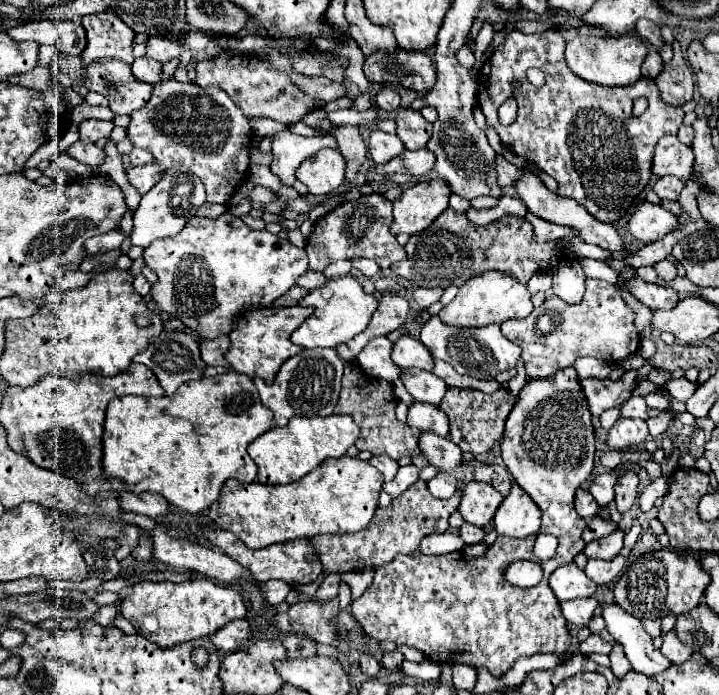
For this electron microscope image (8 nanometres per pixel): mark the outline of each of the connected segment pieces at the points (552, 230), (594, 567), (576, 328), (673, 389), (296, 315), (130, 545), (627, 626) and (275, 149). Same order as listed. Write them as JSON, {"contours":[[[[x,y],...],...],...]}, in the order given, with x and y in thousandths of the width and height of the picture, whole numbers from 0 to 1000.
{"contours":[[[[732,308],[732,317],[740,322],[743,328],[743,342],[745,348],[759,348],[759,345],[776,345],[782,340],[801,340],[798,331],[790,331],[784,325],[768,322],[768,319],[754,319],[754,314],[743,311],[743,308]]],[[[857,800],[854,806],[818,806],[812,823],[818,832],[823,832],[829,840],[846,840],[851,837],[860,823],[868,817],[871,803],[868,800]]],[[[815,403],[815,423],[807,437],[787,437],[776,426],[759,429],[757,437],[729,460],[707,460],[698,481],[726,501],[732,535],[740,544],[759,544],[790,529],[809,512],[826,512],[848,524],[865,521],[890,498],[890,481],[882,469],[882,446],[868,435],[862,417],[840,403]]],[[[949,542],[932,547],[919,560],[926,561],[936,573],[954,580],[969,557],[971,551],[965,553]]],[[[406,440],[406,443],[370,443],[356,449],[339,449],[331,458],[328,472],[320,478],[320,501],[314,509],[317,524],[328,535],[339,535],[348,544],[364,544],[370,553],[378,553],[389,527],[420,506],[420,498],[403,492],[403,481],[434,452],[434,443]]],[[[178,754],[178,757],[172,757],[172,760],[175,760],[175,768],[170,768],[170,771],[164,774],[164,783],[167,783],[167,788],[161,791],[161,803],[164,803],[164,806],[175,803],[175,800],[189,788],[192,774],[195,774],[195,763],[192,763],[186,754]]],[[[848,869],[837,881],[843,892],[843,906],[854,915],[857,924],[868,929],[871,947],[879,955],[879,964],[898,973],[912,973],[935,958],[935,953],[910,932],[907,915],[893,904],[887,889],[879,889],[860,869]]],[[[395,184],[389,190],[376,193],[378,199],[378,236],[376,245],[389,253],[389,259],[398,268],[406,268],[412,259],[412,242],[431,227],[437,219],[448,213],[470,213],[465,196],[437,196],[426,199],[417,193],[409,193],[403,184]]]]}

